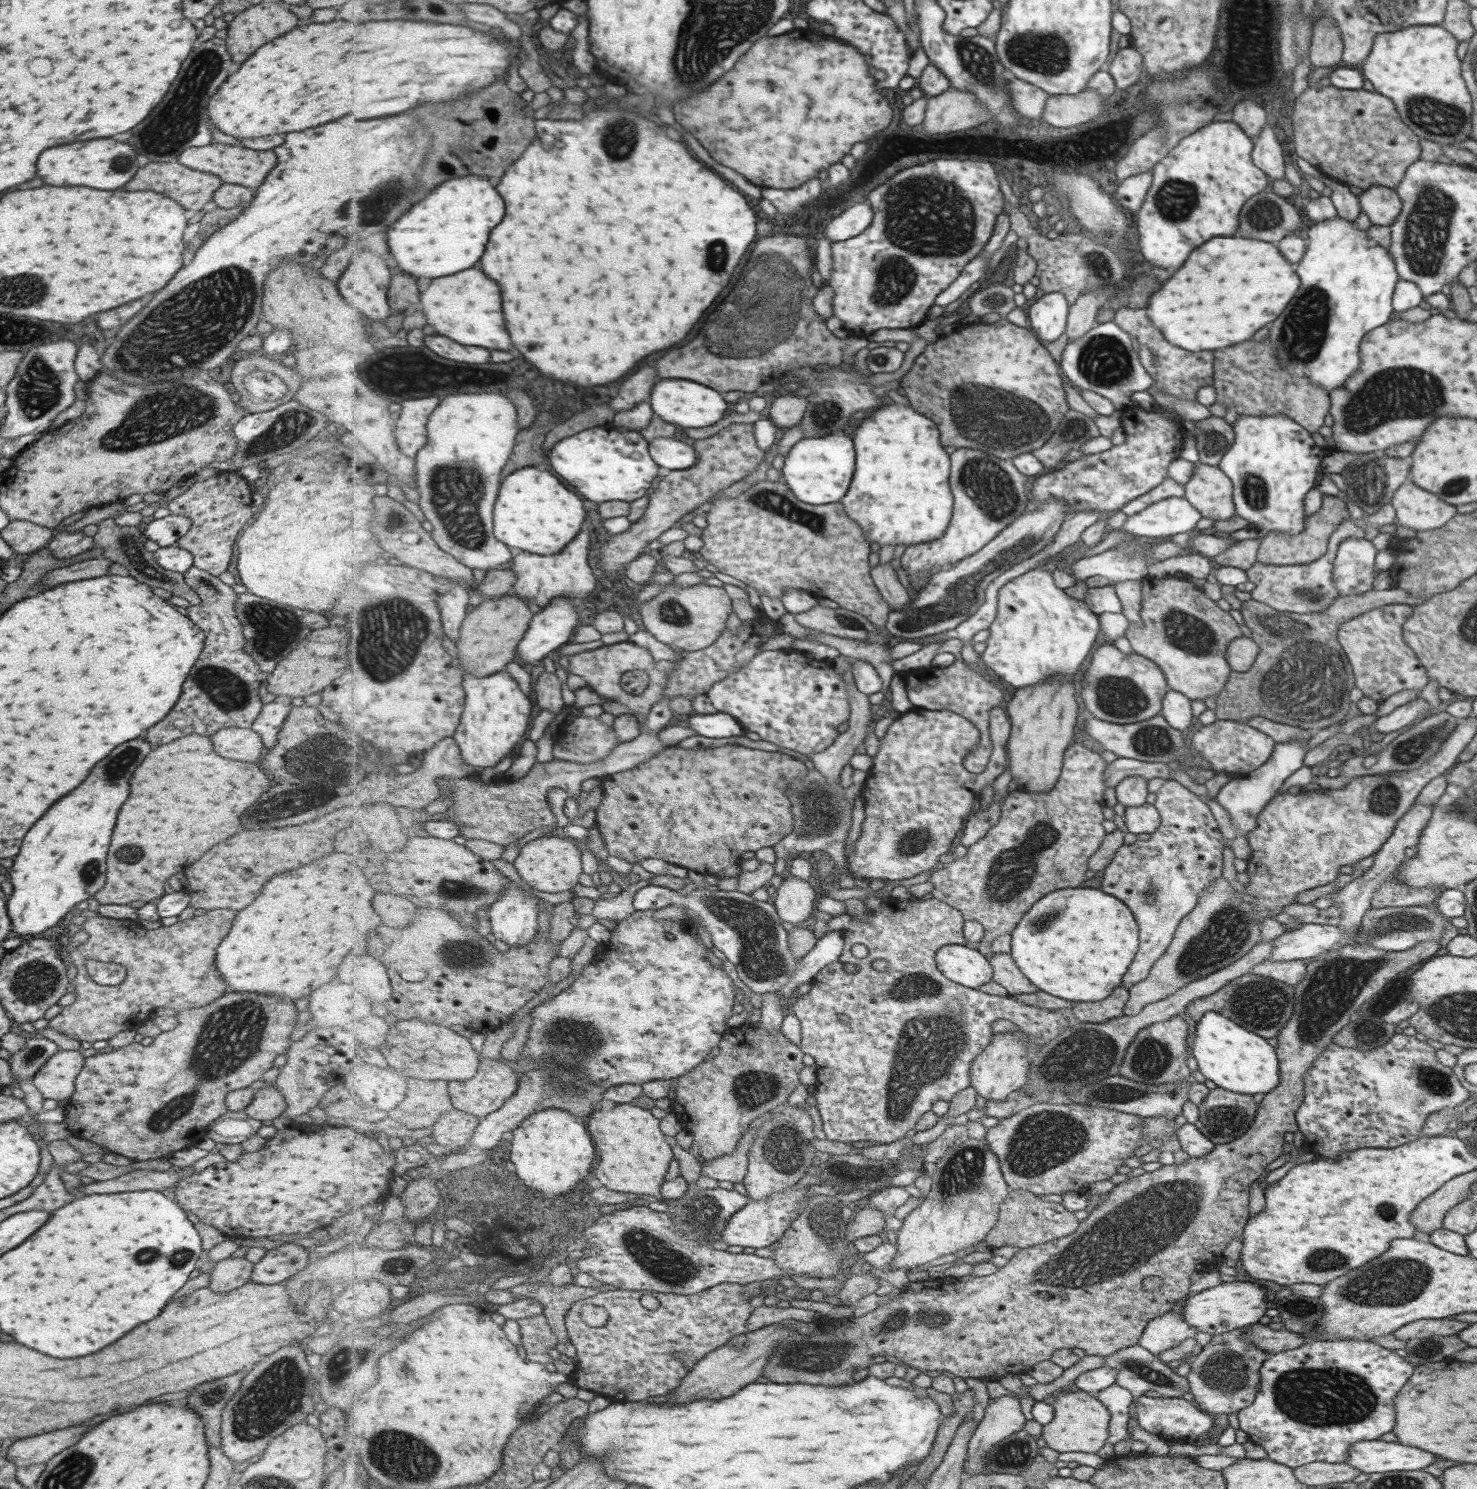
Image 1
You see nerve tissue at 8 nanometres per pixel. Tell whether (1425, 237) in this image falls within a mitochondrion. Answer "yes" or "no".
yes

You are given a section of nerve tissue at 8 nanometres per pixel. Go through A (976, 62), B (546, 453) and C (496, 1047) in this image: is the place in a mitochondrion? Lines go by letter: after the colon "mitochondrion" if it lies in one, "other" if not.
A: mitochondrion
B: other
C: other

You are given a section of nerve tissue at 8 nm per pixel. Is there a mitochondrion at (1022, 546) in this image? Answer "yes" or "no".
yes

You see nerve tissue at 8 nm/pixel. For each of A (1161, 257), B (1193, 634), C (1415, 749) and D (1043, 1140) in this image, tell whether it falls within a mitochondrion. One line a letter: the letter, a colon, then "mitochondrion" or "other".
A: other
B: mitochondrion
C: mitochondrion
D: mitochondrion

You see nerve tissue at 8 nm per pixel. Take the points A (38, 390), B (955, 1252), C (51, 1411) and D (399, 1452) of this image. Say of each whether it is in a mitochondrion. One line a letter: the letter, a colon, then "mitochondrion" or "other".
A: mitochondrion
B: other
C: mitochondrion
D: mitochondrion

